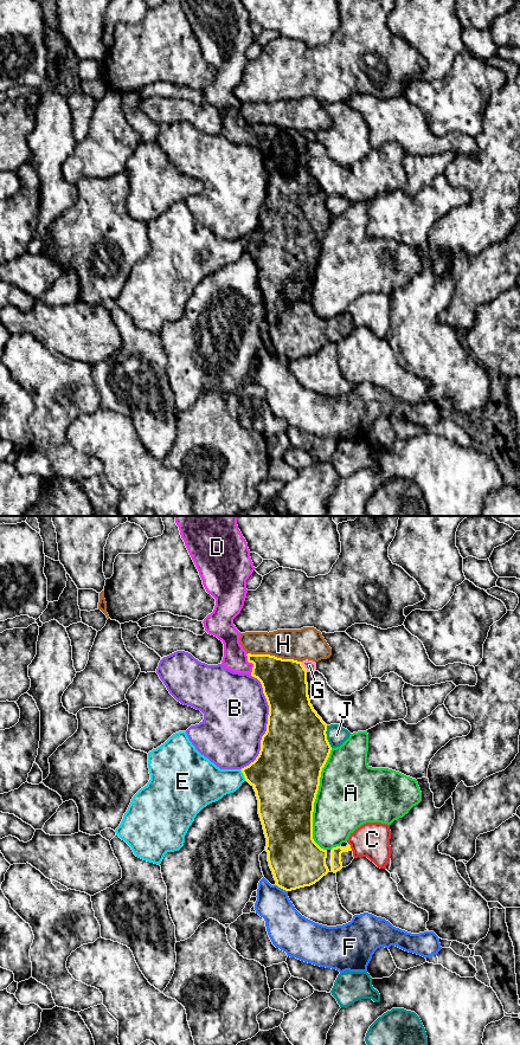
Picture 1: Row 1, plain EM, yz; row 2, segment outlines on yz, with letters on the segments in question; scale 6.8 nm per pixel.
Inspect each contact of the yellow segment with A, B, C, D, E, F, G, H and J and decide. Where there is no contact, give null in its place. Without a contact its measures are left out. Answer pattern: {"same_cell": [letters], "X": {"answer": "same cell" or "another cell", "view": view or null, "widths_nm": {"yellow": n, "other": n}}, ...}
{"same_cell": ["D"], "A": {"answer": "another cell", "view": "yz", "widths_nm": {"yellow": 460, "other": 440}}, "B": {"answer": "another cell", "view": "yz", "widths_nm": {"yellow": 460, "other": 440}}, "C": {"answer": "another cell", "view": "yz", "widths_nm": {"yellow": 80, "other": 240}}, "D": {"answer": "same cell", "view": "yz", "widths_nm": {"yellow": 300, "other": 160}}, "E": {"answer": "another cell", "view": "yz", "widths_nm": {"yellow": 400, "other": 260}}, "F": {"answer": "another cell", "view": "yz", "widths_nm": {"yellow": 360, "other": 260}}, "G": {"answer": "another cell", "view": "yz", "widths_nm": {"yellow": 300, "other": 80}}, "H": {"answer": "another cell", "view": "yz", "widths_nm": {"yellow": 300, "other": 220}}, "J": {"answer": "another cell", "view": "yz", "widths_nm": {"yellow": 460, "other": 140}}}

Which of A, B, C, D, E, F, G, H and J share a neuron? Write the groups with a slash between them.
A / B / C / D / E / F / G / H / J

